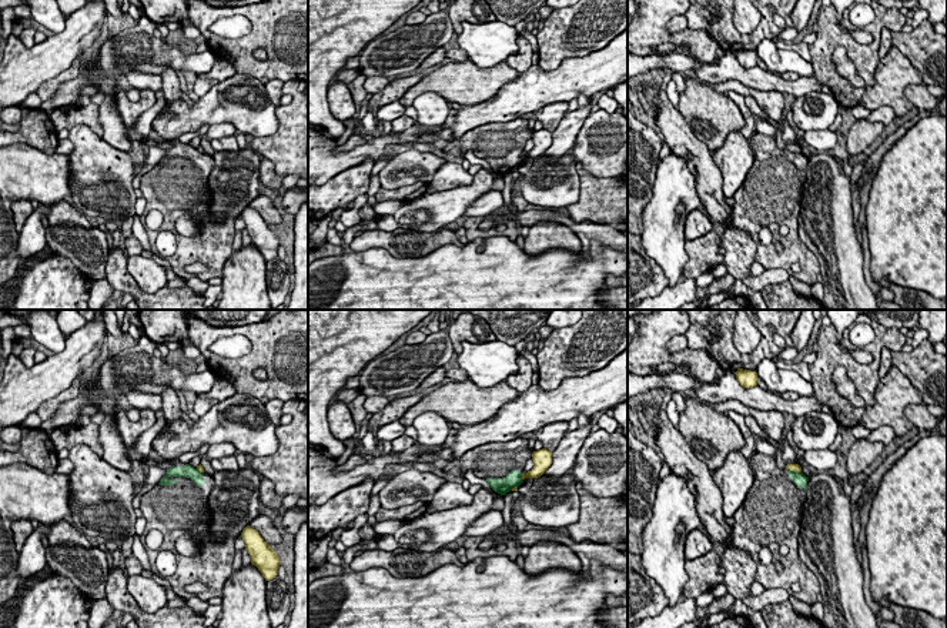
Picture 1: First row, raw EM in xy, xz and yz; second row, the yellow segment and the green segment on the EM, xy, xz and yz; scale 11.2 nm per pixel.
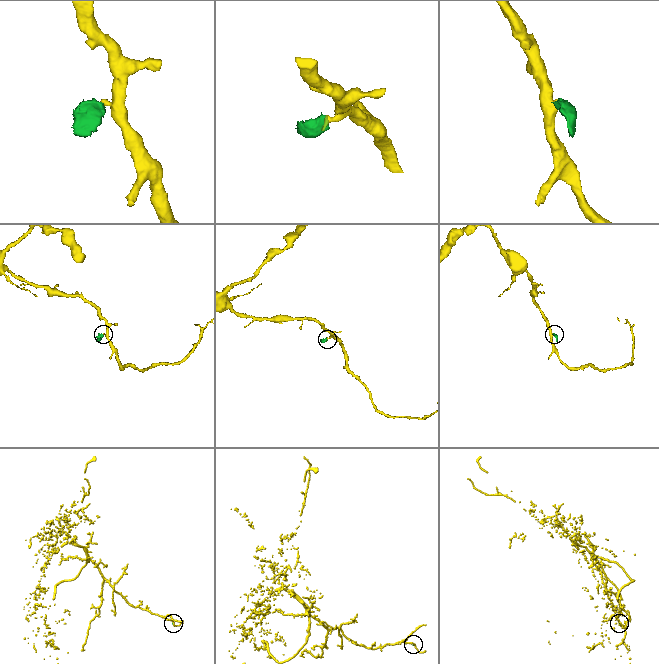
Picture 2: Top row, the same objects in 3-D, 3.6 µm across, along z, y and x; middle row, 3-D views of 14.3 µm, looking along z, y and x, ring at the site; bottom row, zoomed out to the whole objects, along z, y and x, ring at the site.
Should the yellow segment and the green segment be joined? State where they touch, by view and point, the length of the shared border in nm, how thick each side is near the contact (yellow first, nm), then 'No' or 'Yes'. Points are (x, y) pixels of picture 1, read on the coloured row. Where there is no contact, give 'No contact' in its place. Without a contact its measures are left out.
Touches yellow at xz (522, 477). Shared border 80 nm. Thickness 160 nm (yellow) against 190 nm. No

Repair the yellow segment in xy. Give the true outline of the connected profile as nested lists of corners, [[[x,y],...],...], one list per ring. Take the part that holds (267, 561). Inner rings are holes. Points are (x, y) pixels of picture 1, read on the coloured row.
[[[250,525],[242,530],[241,537],[251,557],[251,564],[258,568],[267,581],[275,578],[278,575],[278,567],[281,565],[277,552],[264,541],[260,532]]]

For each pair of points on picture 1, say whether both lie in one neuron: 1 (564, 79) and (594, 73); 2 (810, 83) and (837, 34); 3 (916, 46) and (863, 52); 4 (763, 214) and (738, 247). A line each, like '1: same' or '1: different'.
1: same
2: different
3: different
4: different

